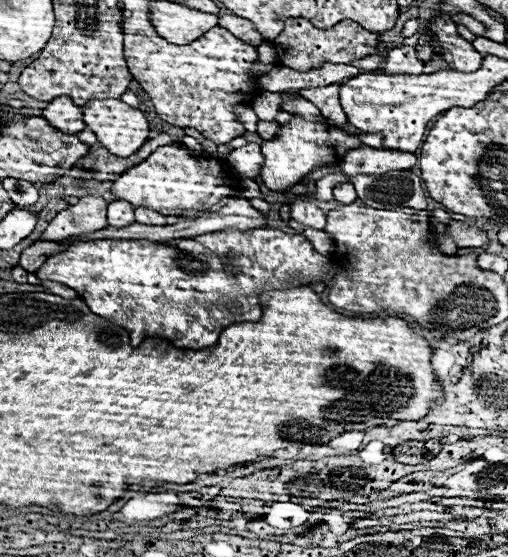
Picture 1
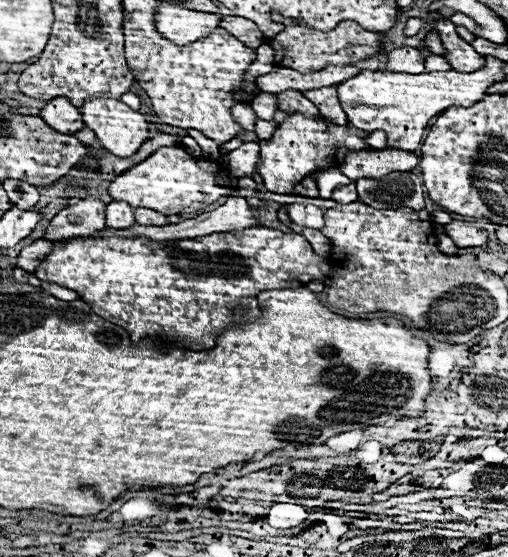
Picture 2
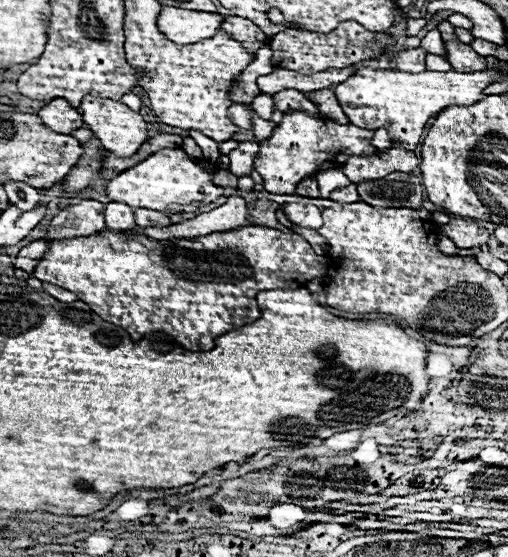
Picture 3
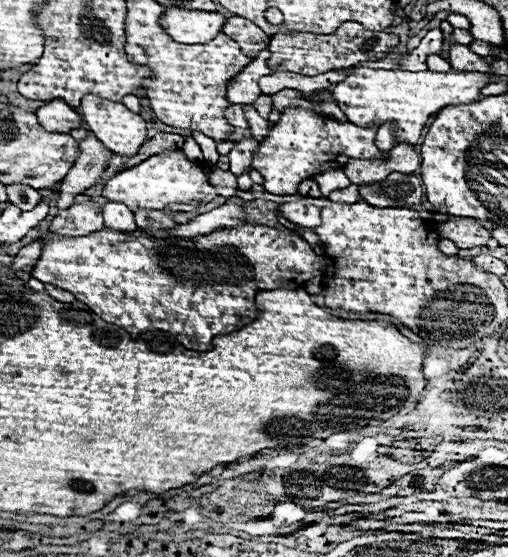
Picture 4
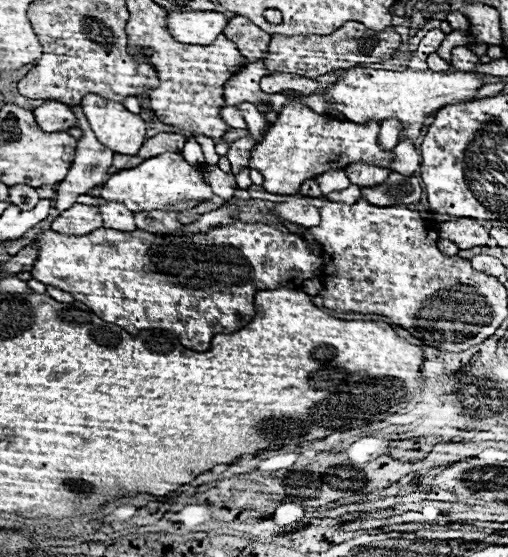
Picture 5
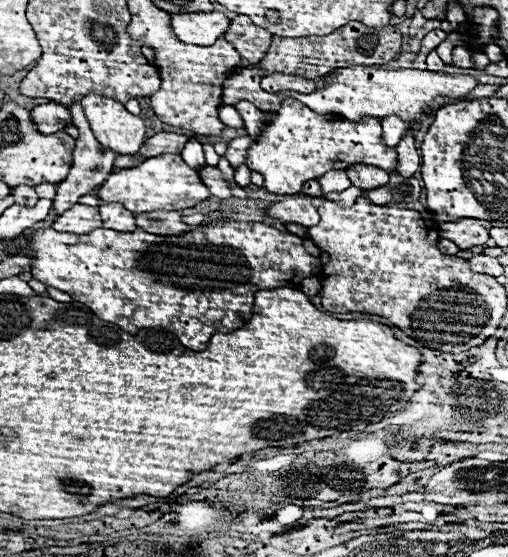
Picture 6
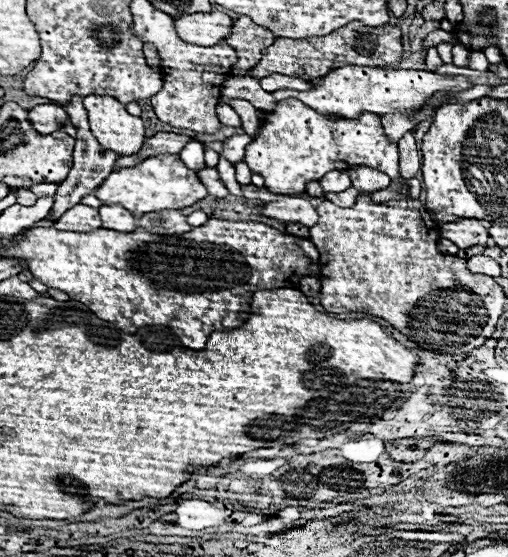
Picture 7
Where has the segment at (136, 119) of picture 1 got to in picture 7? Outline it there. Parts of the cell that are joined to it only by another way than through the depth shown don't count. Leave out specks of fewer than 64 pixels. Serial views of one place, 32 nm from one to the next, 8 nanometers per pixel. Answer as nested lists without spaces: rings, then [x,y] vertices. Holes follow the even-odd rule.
[[[94,94],[86,96],[82,104],[88,112],[92,134],[106,150],[130,156],[142,148],[146,140],[144,124],[138,116],[132,116],[124,104],[114,98]]]

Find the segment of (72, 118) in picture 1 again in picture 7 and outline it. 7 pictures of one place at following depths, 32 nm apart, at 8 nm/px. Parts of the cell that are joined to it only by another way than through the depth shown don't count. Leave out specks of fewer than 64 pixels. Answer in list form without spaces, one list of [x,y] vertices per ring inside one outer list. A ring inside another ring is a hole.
[[[40,104],[28,112],[28,118],[40,134],[52,134],[56,130],[62,130],[62,126],[68,122],[64,106],[56,104]]]

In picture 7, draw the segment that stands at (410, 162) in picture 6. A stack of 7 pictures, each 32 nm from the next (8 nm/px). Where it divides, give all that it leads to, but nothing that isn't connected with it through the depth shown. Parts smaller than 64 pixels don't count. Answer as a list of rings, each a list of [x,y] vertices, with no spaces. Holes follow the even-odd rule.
[[[412,132],[402,136],[402,140],[398,142],[398,152],[400,152],[400,174],[402,174],[402,178],[412,178],[420,170],[420,156],[418,156]]]

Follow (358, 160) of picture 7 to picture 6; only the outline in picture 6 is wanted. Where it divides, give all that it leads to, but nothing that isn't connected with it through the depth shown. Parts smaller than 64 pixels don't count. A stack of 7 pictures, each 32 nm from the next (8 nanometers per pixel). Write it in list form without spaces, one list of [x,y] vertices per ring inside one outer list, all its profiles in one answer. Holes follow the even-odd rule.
[[[286,98],[282,102],[280,110],[276,112],[276,116],[266,124],[260,138],[250,146],[246,164],[248,164],[250,170],[256,170],[256,172],[260,172],[264,176],[264,188],[268,192],[272,192],[272,194],[300,194],[302,184],[306,180],[316,180],[322,174],[326,174],[328,170],[344,170],[346,166],[352,166],[352,164],[358,164],[358,162],[388,170],[390,174],[396,172],[394,170],[396,150],[384,146],[380,120],[376,120],[376,118],[364,118],[362,122],[340,120],[334,114],[326,114],[326,116],[316,114],[314,110],[304,106],[302,102],[298,102],[294,98]]]

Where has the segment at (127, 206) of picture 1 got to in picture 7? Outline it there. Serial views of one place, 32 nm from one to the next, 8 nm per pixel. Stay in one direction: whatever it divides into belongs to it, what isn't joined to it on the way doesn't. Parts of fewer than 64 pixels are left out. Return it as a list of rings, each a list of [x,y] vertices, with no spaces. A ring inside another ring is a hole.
[[[120,204],[100,206],[100,216],[102,216],[102,226],[108,230],[116,230],[116,232],[134,232],[136,230],[134,216]]]

